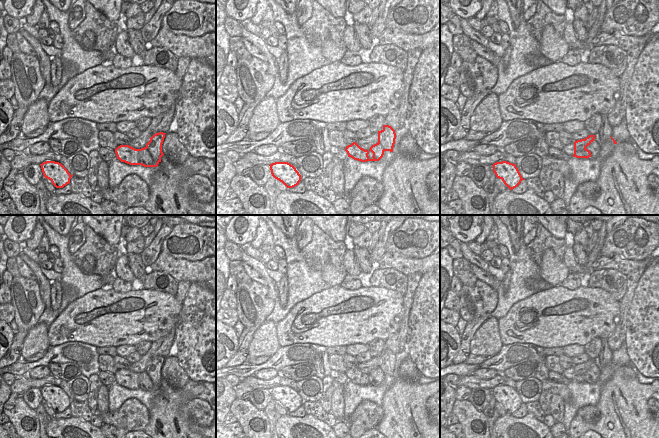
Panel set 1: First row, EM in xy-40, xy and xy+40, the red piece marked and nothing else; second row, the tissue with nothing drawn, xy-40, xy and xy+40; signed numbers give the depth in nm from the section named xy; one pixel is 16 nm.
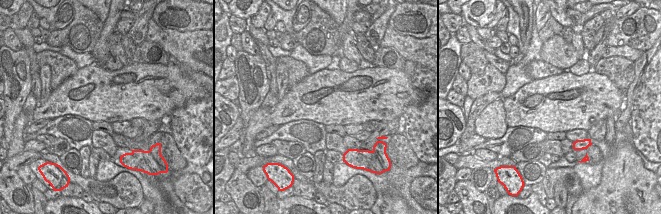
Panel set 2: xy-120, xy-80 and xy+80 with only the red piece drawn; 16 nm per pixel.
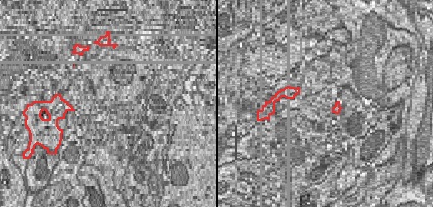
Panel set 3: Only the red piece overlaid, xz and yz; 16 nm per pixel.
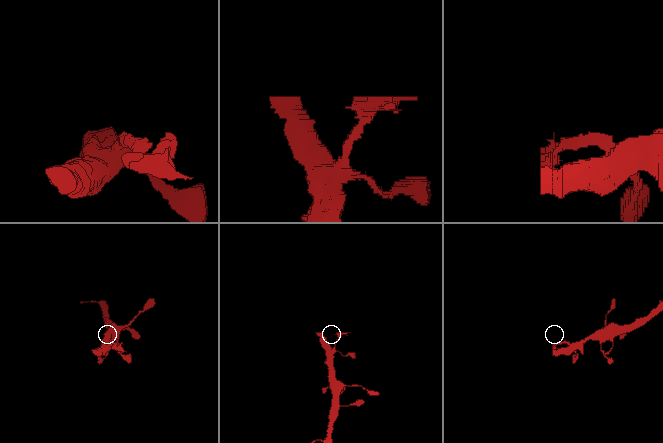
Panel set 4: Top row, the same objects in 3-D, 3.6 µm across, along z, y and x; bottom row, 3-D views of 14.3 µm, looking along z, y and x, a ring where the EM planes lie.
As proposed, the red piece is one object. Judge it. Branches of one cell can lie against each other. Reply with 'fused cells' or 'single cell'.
fused cells

